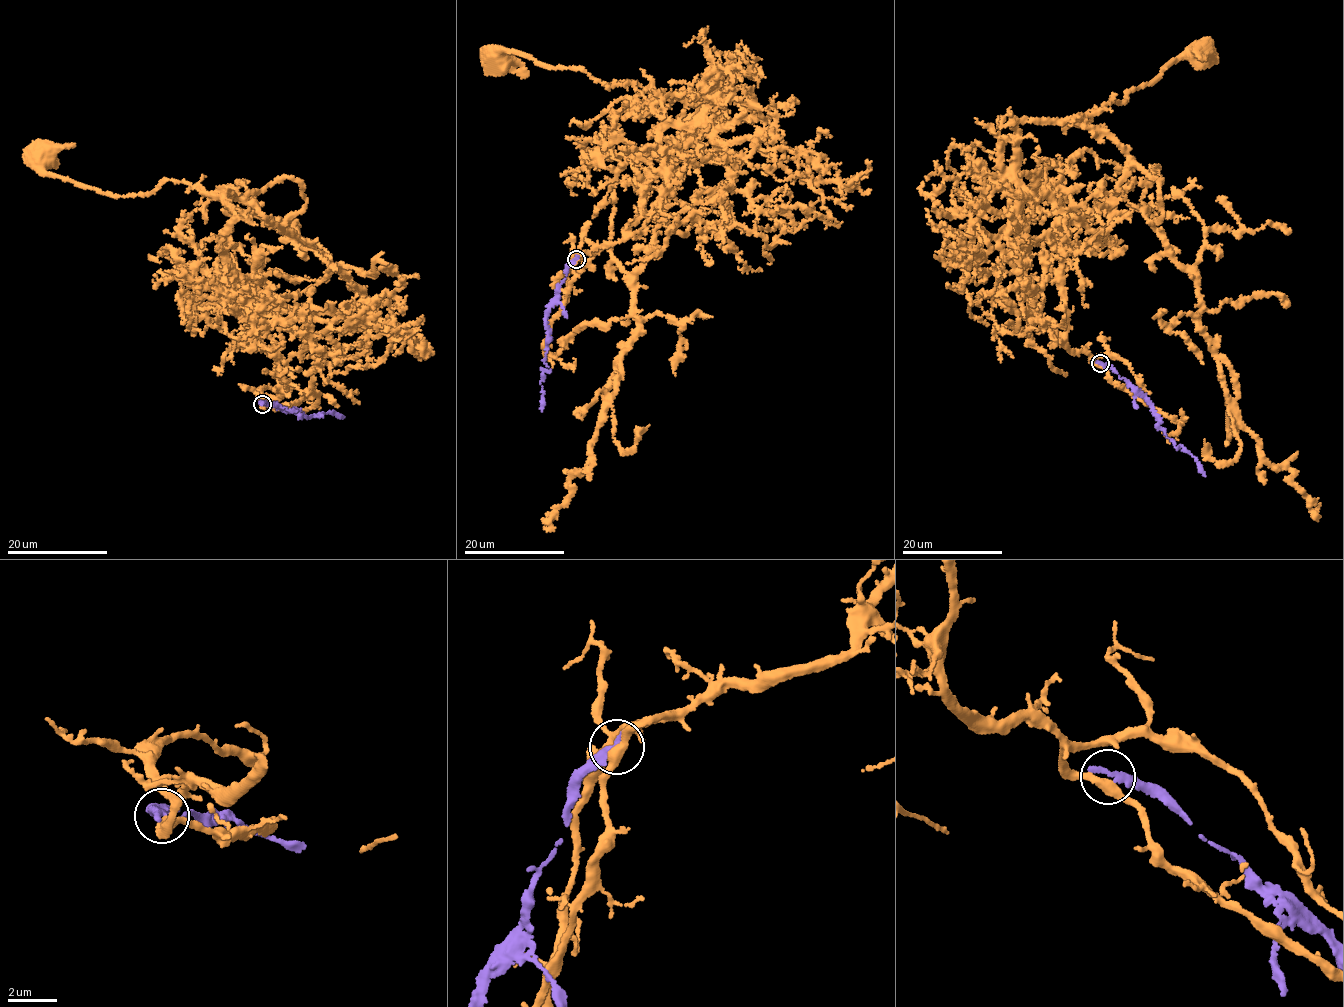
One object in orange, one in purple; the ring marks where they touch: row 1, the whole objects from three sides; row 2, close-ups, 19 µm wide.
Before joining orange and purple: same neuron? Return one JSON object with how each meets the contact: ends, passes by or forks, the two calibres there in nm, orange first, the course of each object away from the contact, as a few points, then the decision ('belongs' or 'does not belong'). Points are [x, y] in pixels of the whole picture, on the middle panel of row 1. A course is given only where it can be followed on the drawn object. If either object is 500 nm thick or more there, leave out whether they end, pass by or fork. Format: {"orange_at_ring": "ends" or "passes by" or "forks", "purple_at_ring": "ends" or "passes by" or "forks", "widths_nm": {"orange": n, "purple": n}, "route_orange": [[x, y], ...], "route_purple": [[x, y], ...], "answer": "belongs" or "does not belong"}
{"orange_at_ring": "passes by", "purple_at_ring": "ends", "widths_nm": {"orange": 360, "purple": 320}, "route_orange": [[575, 259], [624, 238], [642, 216], [661, 133], [699, 115], [727, 69], [740, 72], [672, 98], [494, 56]], "route_purple": [[575, 259], [568, 266], [546, 318], [548, 335], [544, 357], [549, 369], [542, 371], [540, 382], [542, 410]], "answer": "does not belong"}

